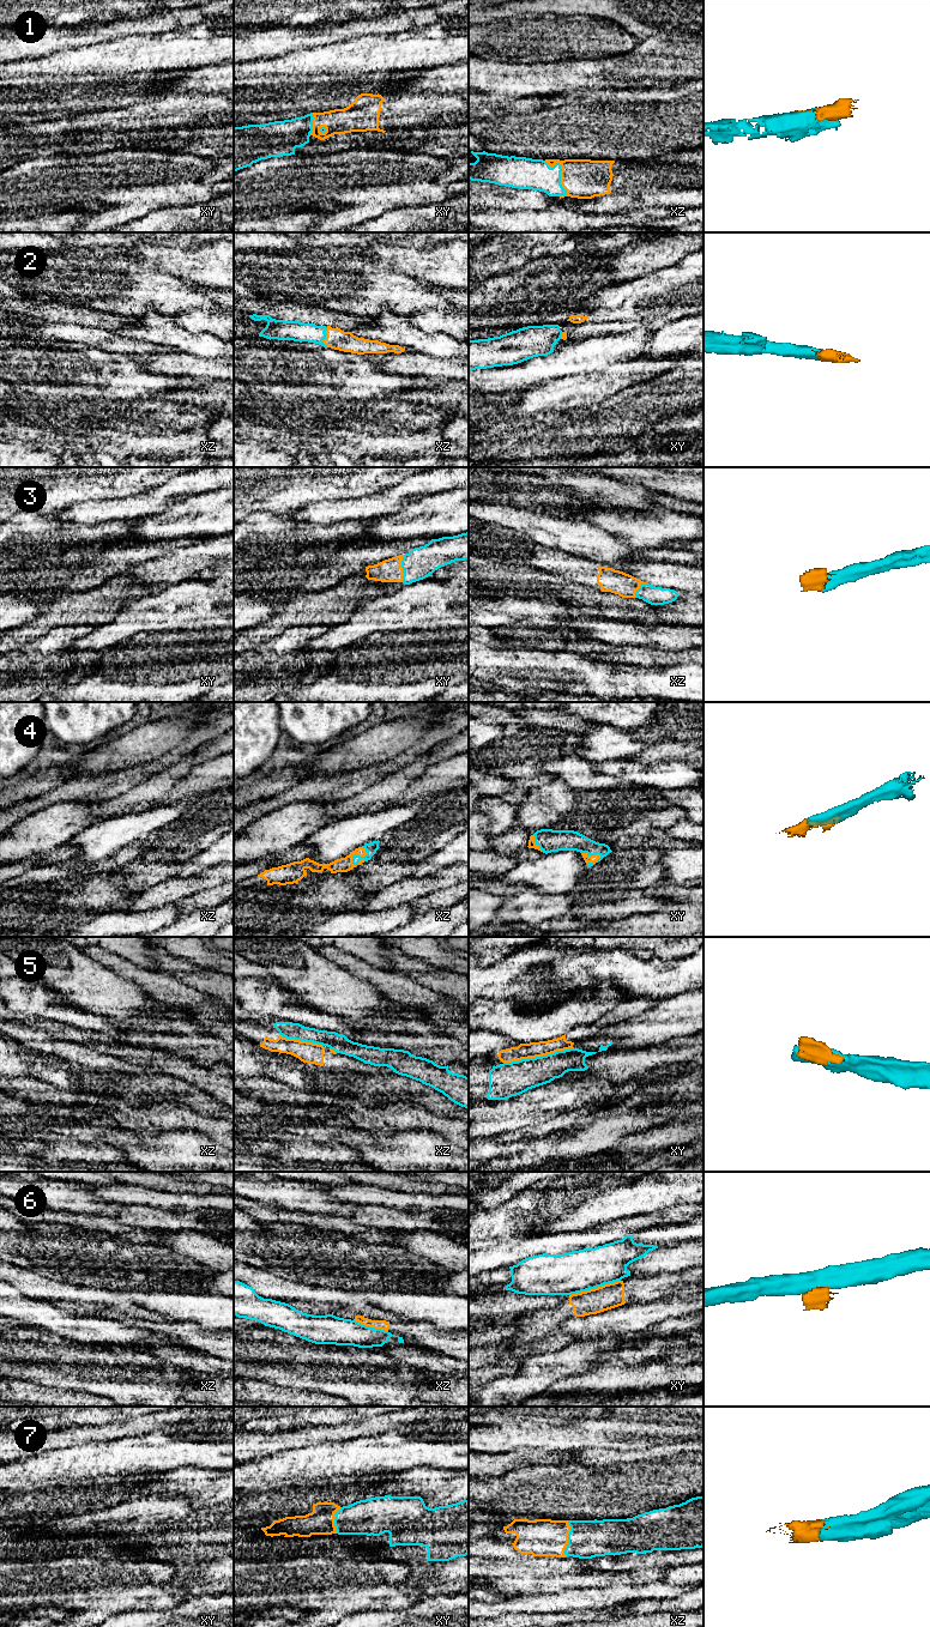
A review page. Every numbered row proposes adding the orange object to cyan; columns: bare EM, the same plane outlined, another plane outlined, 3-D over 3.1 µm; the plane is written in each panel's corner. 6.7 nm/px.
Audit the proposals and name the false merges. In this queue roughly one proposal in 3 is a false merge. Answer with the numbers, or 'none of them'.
5, 6

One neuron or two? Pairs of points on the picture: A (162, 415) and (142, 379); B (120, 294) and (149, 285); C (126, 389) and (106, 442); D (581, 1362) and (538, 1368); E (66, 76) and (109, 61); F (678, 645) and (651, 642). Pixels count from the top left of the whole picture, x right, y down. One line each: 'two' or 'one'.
A: two
B: two
C: two
D: one
E: one
F: one

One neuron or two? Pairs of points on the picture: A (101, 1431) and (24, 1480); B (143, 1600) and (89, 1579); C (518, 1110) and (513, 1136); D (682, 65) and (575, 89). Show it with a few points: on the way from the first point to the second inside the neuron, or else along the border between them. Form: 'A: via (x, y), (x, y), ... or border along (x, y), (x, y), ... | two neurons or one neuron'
A: border along (106, 1440), (53, 1449), (50, 1451) | two neurons
B: via (130, 1588), (102, 1588) | one neuron
C: border along (524, 1125), (497, 1132), (494, 1136) | two neurons
D: via (656, 65), (602, 73) | one neuron

